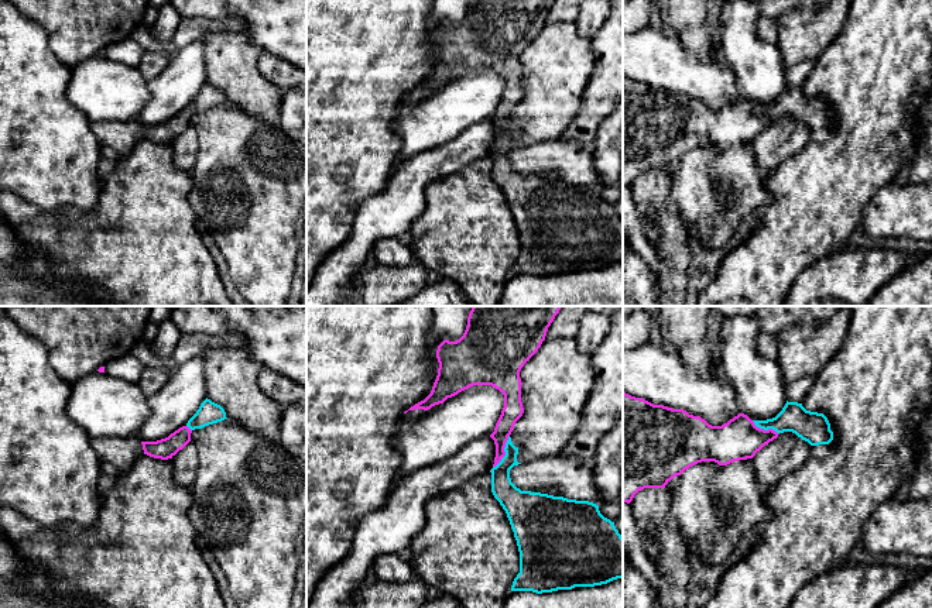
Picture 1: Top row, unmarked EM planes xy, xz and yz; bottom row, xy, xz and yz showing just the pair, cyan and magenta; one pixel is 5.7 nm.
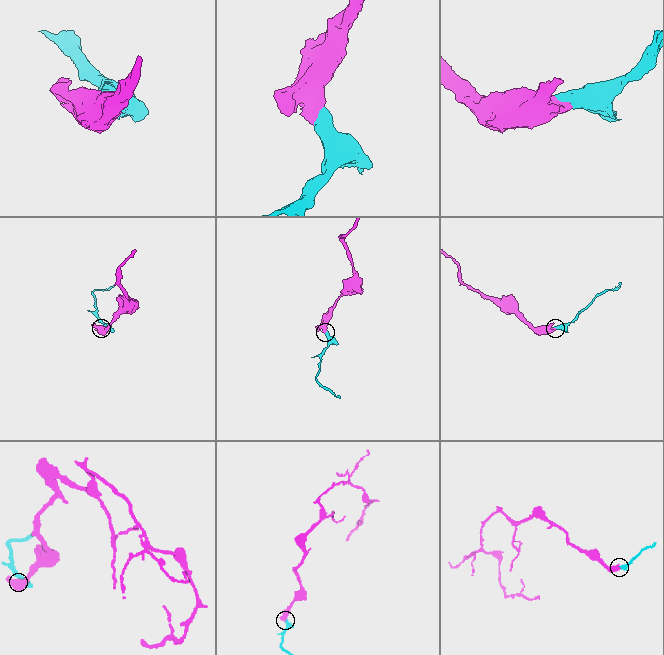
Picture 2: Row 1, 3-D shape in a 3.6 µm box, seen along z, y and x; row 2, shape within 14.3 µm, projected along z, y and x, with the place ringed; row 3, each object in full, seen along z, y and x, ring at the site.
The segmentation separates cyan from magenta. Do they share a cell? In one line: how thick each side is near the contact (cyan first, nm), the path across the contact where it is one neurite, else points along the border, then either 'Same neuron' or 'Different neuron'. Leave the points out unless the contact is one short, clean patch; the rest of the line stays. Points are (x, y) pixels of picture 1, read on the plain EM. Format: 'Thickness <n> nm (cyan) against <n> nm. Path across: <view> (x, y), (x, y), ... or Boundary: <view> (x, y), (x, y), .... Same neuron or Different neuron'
Thickness 140 nm (cyan) against 120 nm. Path across: xz (504, 175), (504, 134), (504, 109), (513, 93). Same neuron

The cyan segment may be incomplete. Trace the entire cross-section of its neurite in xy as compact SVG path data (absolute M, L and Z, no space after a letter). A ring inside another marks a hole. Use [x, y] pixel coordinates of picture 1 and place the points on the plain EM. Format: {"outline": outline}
{"outline": "M206 82L185 110L179 111L165 123L141 126L144 138L161 144L172 142L191 126L191 117L195 113L202 113L225 103L227 103L225 93Z"}

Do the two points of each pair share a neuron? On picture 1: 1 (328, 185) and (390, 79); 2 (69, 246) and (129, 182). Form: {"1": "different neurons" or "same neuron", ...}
{"1": "same neuron", "2": "same neuron"}

